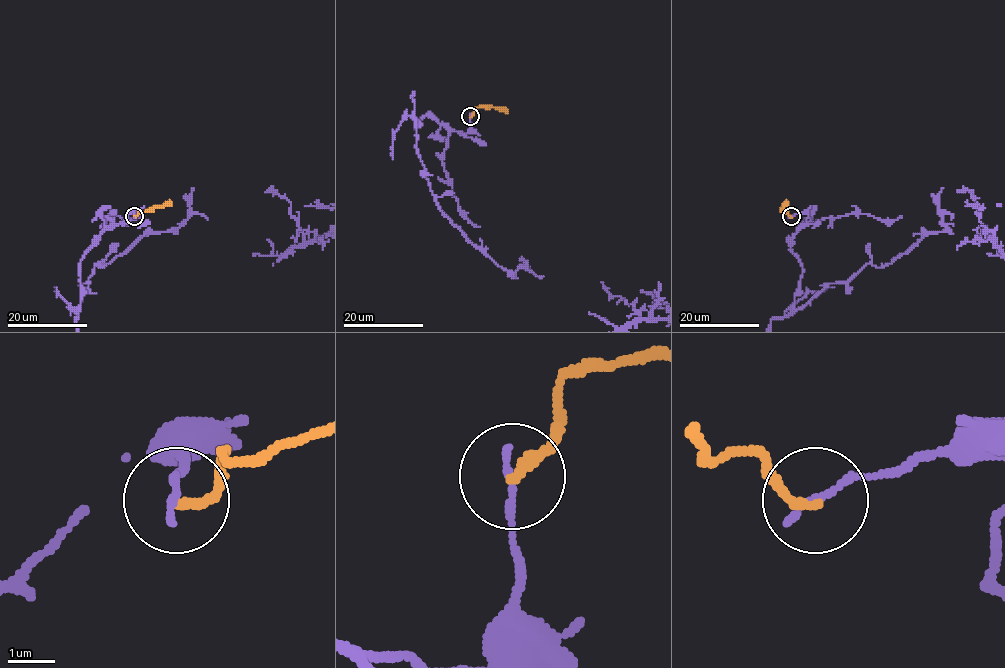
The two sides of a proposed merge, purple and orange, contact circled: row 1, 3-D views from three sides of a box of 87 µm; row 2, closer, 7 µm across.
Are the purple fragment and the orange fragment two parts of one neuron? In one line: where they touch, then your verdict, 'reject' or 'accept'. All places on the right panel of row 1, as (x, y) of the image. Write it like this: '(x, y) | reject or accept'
(791, 216) | reject

